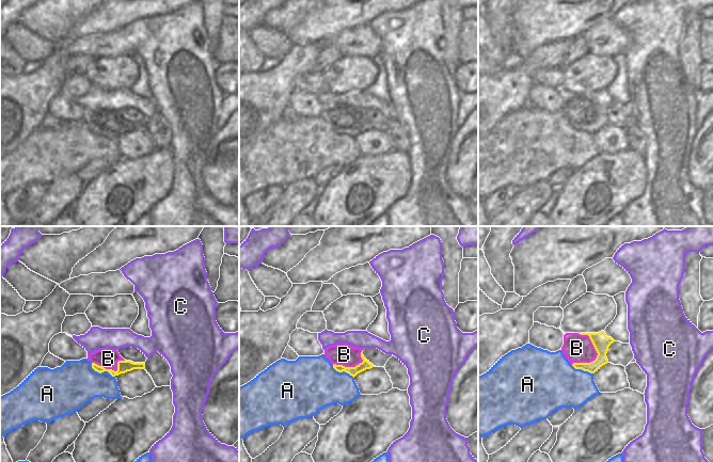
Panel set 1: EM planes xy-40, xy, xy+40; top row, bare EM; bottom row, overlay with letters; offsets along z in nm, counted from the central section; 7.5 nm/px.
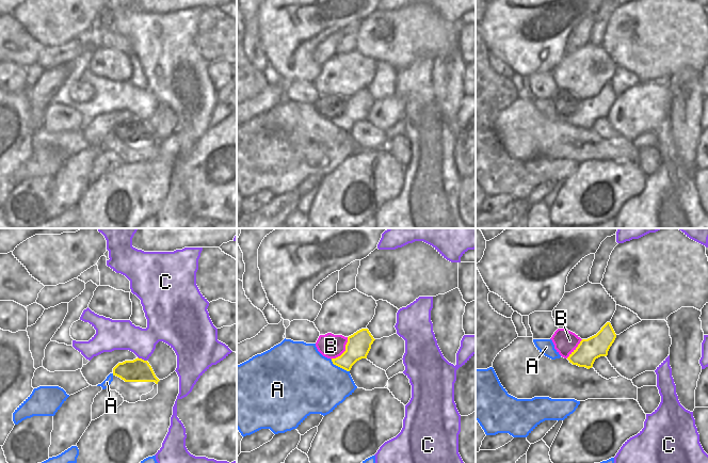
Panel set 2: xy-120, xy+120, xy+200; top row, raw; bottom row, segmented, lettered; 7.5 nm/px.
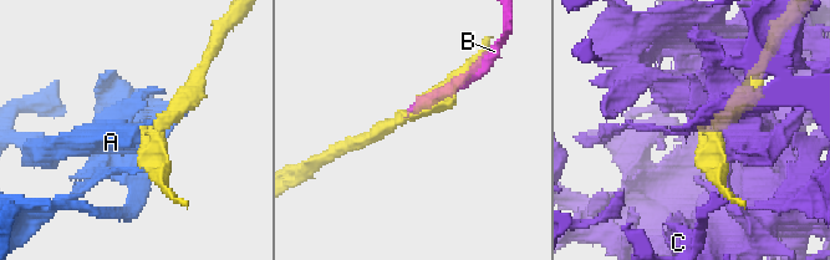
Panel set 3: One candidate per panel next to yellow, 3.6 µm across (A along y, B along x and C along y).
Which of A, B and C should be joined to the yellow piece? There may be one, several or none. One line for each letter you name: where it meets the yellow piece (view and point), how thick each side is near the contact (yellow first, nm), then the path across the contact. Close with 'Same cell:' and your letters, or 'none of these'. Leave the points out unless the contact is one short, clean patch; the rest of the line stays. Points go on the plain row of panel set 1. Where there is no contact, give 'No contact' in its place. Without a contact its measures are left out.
B: Touches yellow at xy+40 (596, 120). Thickness 130 nm (yellow) against 220 nm
Same cell: B.

